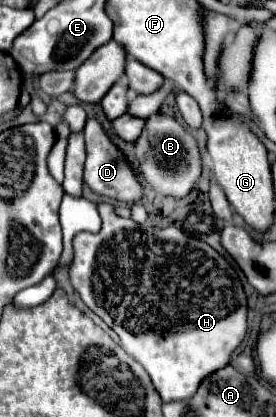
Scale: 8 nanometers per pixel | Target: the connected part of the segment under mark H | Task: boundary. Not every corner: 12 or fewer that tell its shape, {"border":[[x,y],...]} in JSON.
{"border":[[98,203],[70,283],[186,401],[246,337],[242,279]]}

